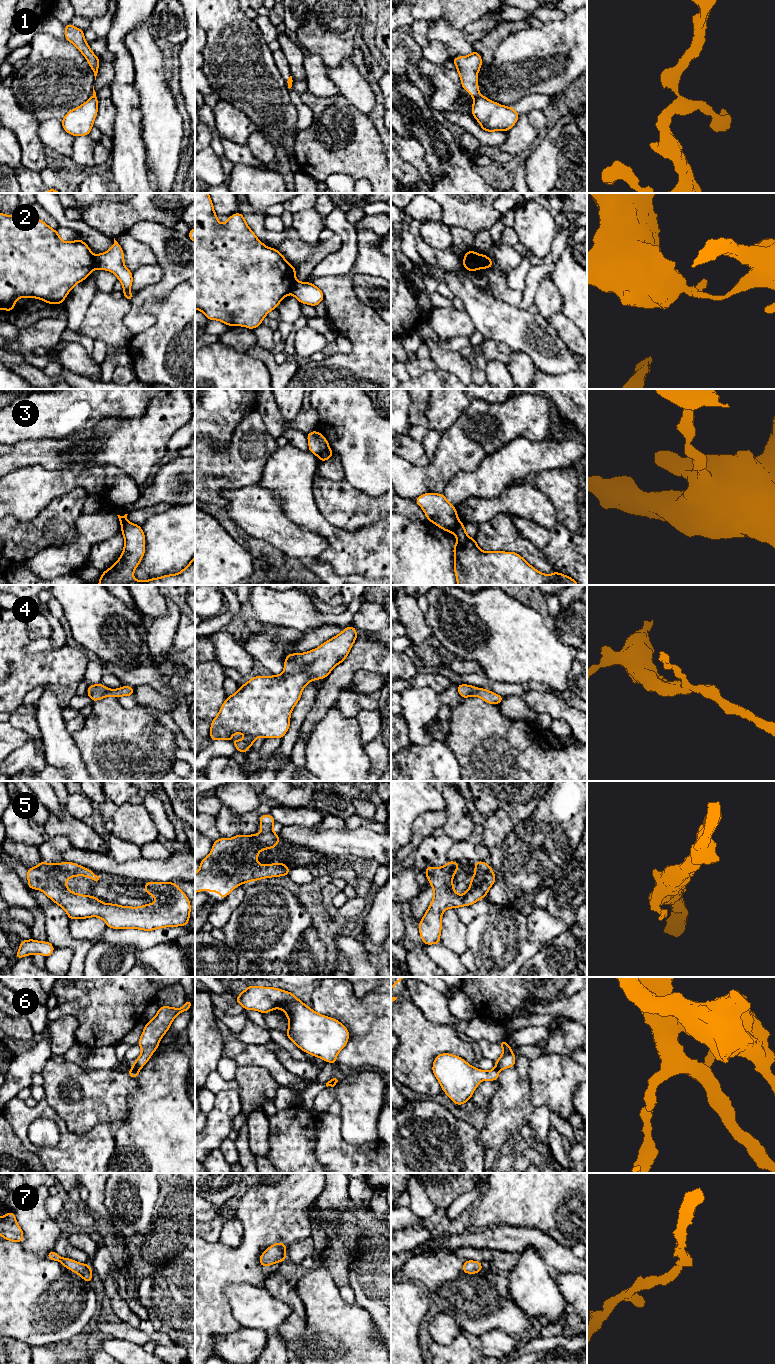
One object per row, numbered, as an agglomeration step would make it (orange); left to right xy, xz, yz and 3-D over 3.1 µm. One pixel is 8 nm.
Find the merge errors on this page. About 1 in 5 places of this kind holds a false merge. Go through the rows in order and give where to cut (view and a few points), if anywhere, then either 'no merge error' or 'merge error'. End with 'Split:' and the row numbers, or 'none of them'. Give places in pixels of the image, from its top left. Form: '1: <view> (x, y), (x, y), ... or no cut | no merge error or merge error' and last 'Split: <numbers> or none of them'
1: yz (479, 94), (474, 99) | merge error
2: xy (95, 256), (94, 268) | merge error
3: xz (329, 448), (318, 456) | merge error
4: no cut | no merge error
5: no cut | no merge error
6: xy (132, 1066), (138, 1070) | merge error
7: no cut | no merge error
Split: 1, 2, 3, 6

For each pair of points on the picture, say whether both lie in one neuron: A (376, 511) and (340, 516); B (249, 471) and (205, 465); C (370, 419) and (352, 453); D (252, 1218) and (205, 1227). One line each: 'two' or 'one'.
A: one
B: one
C: one
D: two

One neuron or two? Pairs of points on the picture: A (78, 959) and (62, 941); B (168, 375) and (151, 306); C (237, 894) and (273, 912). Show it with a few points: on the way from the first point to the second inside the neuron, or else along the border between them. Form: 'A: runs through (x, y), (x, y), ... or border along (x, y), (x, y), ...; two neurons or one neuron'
A: runs through (78, 953), (78, 950), (68, 941); one neuron
B: runs through (168, 358), (165, 352), (165, 323); one neuron
C: border along (245, 890), (242, 902), (230, 917); two neurons

